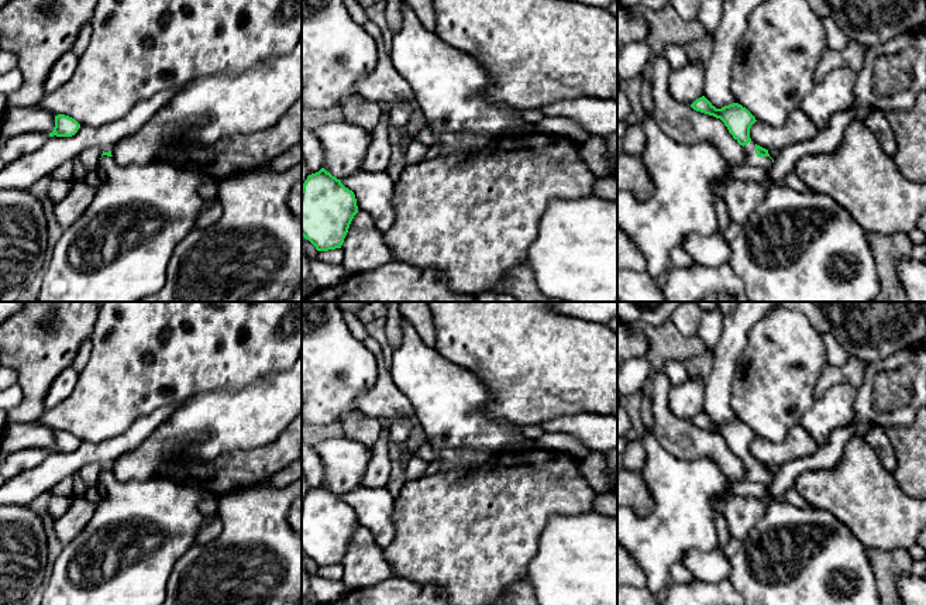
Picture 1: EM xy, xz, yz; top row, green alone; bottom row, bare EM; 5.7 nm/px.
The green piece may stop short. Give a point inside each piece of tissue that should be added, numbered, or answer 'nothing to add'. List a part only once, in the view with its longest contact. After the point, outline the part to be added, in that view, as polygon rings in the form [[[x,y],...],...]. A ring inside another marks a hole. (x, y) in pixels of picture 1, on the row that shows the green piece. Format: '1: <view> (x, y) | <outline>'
1: yz (751, 158) | [[[748,142],[747,145],[743,147],[744,148],[744,154],[746,154],[746,164],[751,165],[751,166],[761,166],[765,169],[771,169],[772,166],[772,159],[770,157],[758,157],[755,154],[755,144],[754,142]]]

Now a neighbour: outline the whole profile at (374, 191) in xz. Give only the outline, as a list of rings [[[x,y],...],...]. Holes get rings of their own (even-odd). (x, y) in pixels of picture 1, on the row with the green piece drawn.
[[[354,172],[340,179],[354,192],[358,210],[368,213],[381,231],[390,228],[395,220],[395,181],[383,172]]]

